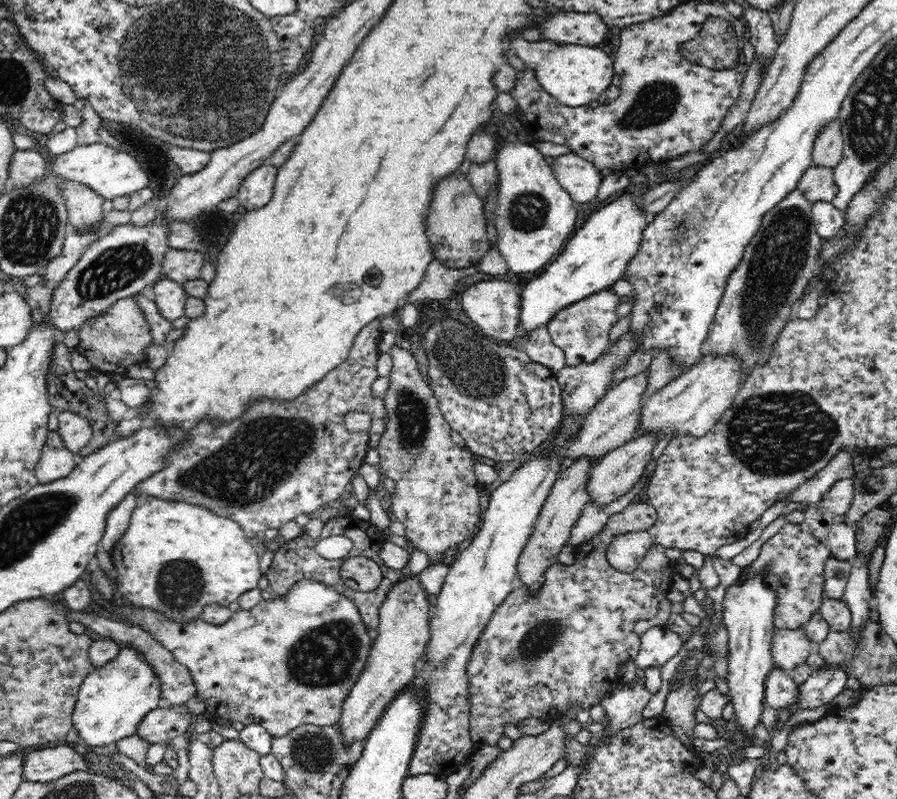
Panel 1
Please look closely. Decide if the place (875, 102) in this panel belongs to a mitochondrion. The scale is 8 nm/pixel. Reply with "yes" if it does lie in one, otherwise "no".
yes

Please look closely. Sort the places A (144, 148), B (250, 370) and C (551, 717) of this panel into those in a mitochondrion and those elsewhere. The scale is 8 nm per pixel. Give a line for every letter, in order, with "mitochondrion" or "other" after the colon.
A: mitochondrion
B: other
C: other

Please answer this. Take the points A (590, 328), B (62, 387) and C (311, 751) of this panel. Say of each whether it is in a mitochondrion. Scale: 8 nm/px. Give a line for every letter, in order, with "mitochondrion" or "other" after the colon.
A: mitochondrion
B: other
C: mitochondrion

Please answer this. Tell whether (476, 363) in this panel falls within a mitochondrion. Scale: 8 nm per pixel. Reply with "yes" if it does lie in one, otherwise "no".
yes

